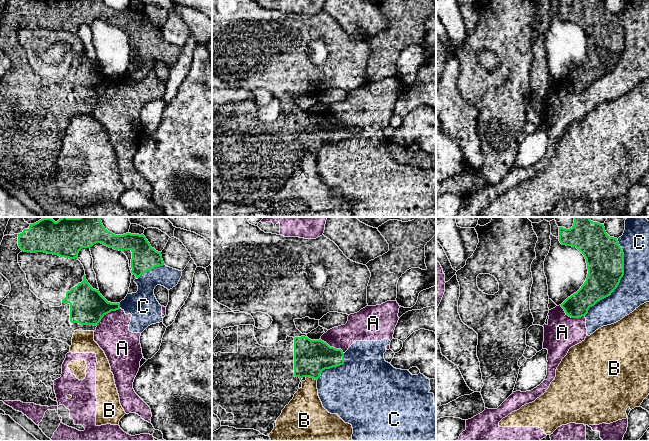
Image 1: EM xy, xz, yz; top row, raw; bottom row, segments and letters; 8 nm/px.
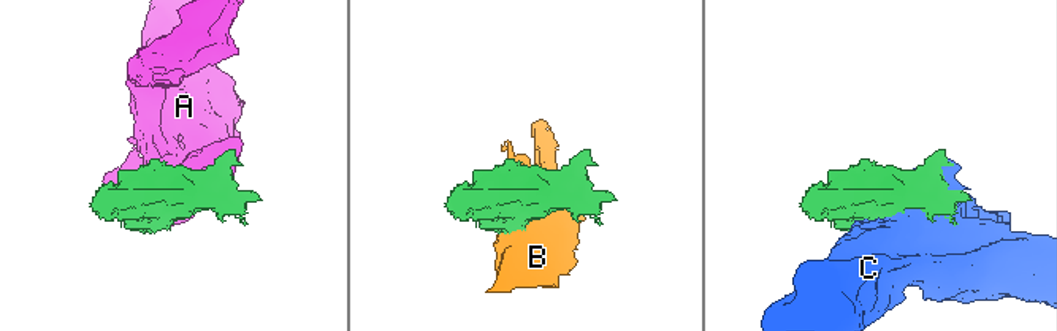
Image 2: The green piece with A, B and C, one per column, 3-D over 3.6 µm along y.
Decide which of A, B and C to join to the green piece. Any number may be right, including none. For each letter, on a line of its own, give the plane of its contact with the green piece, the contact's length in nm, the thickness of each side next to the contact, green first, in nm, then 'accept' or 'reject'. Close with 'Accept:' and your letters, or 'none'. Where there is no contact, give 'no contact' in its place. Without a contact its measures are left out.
A: yz | 220 nm | 190/280 nm | reject
B: xz | 90 nm | 280/260 nm | reject
C: yz | 650 nm | 300/260 nm | reject
Accept: none

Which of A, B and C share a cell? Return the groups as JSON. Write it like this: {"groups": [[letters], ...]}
{"groups": [["A", "B"], ["C"]]}

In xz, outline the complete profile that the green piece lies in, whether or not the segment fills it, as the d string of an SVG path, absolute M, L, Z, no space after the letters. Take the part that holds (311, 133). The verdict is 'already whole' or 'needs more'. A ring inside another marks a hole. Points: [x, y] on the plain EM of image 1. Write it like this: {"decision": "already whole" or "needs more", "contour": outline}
{"decision": "needs more", "contour": "M253 101L223 104L212 117L212 188L220 195L221 202L254 205L269 212L282 186L298 167L303 153L318 156L323 146L343 140L343 127L330 123L321 115L287 112L285 117L279 117L273 123L263 123L256 117Z"}

